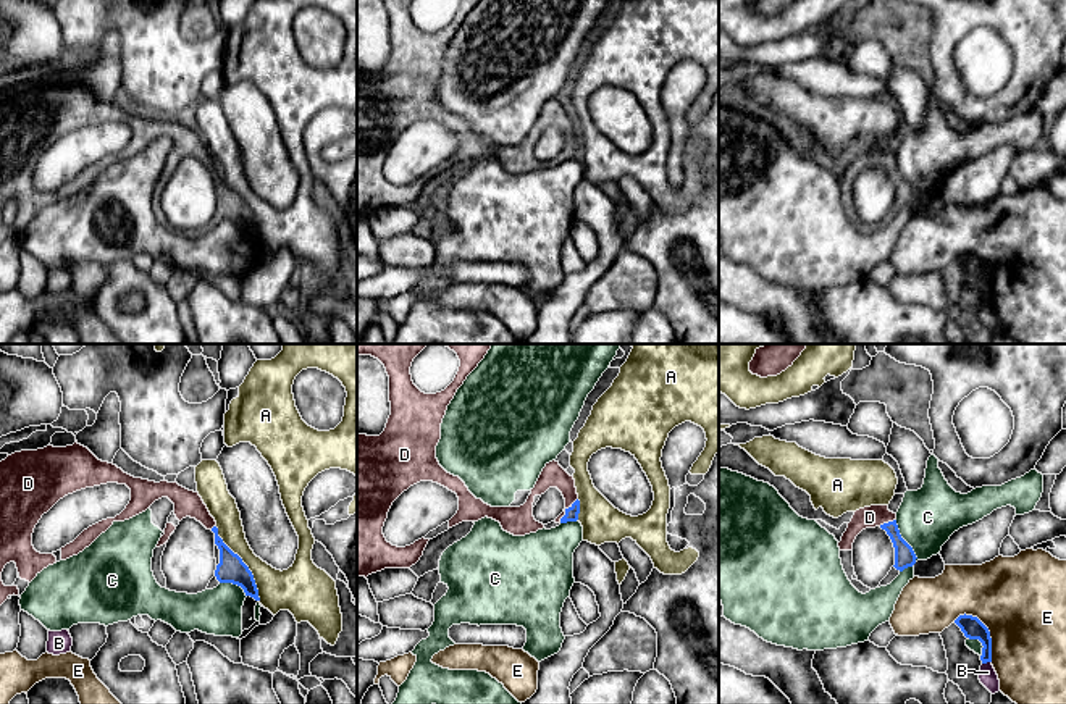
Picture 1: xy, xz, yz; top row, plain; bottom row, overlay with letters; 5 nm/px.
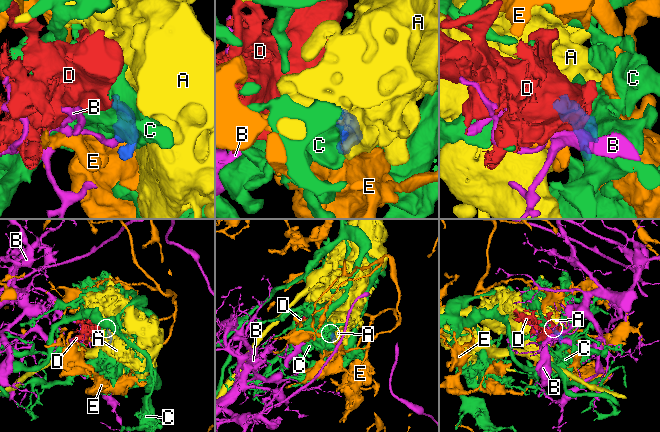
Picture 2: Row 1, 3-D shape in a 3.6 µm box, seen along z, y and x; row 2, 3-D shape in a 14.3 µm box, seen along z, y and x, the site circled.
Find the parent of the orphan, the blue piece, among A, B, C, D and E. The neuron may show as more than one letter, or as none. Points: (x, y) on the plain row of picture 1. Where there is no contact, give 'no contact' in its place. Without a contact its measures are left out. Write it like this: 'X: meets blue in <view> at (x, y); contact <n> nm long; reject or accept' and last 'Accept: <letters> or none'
A: meets blue in xy at (244, 202); contact 440 nm long; reject
B: meets blue in yz at (986, 301); contact 50 nm long; reject
C: meets blue in yz at (905, 180); contact 240 nm long; reject
D: meets blue in xz at (566, 149); contact 160 nm long; accept
E: meets blue in yz at (989, 270); contact 280 nm long; reject
Accept: D

